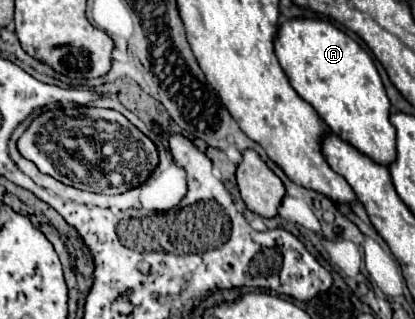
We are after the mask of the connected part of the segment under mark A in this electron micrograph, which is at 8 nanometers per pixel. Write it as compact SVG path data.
M302 18L280 26L274 48L292 88L302 100L314 106L336 136L376 164L390 166L396 160L396 130L390 122L392 106L372 58L356 40L332 22Z

